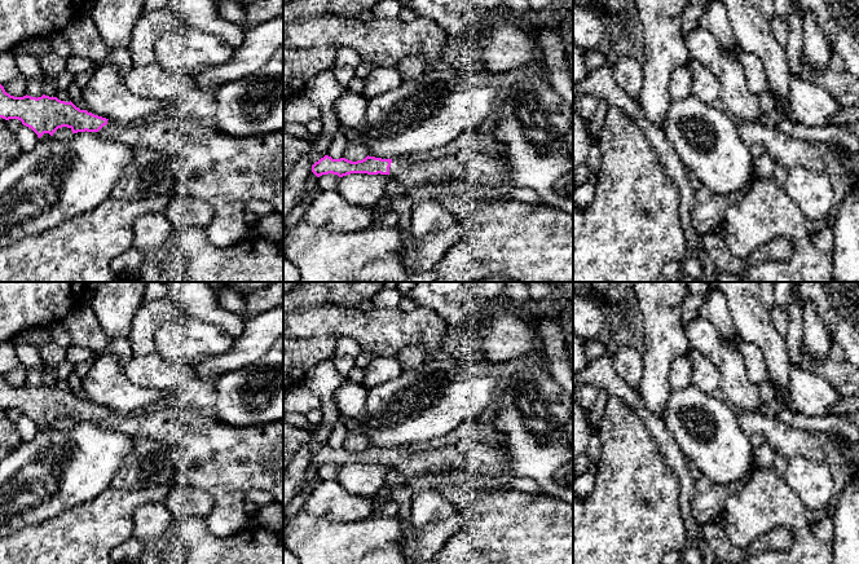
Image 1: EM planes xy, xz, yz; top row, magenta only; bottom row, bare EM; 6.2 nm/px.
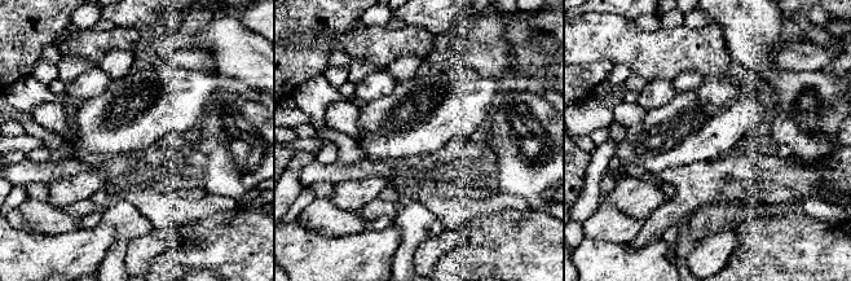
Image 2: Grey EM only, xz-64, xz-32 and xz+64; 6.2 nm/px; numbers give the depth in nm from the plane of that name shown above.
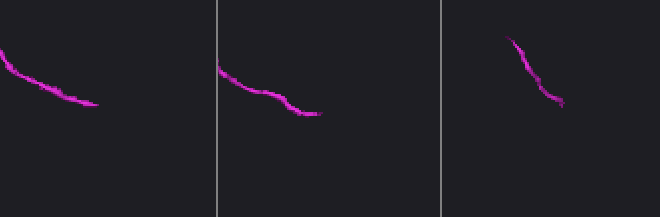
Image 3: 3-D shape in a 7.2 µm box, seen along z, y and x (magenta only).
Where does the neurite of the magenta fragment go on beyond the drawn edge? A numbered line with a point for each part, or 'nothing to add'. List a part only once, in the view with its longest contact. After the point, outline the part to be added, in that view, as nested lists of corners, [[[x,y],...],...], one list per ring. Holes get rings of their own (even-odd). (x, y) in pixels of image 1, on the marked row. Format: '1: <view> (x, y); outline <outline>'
1: xz (472, 163); outline [[[470,142],[461,144],[455,153],[439,158],[422,160],[411,160],[408,157],[395,158],[389,176],[404,188],[401,195],[408,197],[417,188],[449,181],[466,181],[477,186],[511,186],[506,158]]]

